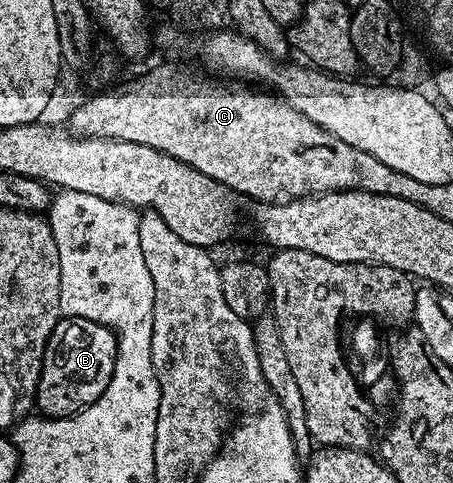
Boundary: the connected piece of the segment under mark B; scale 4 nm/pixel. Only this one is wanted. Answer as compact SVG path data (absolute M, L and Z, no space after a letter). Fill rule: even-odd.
M63 317L46 341L38 381L36 406L50 420L73 418L93 404L108 388L118 355L118 338L109 326L92 320Z

